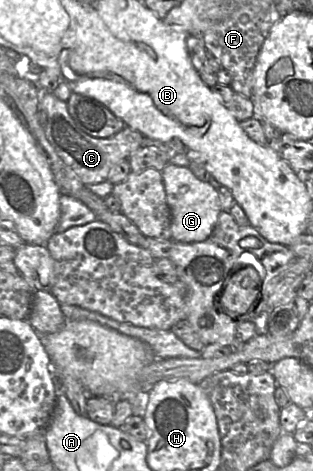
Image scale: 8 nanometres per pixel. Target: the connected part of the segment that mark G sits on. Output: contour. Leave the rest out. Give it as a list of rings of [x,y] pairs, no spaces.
[[[168,163],[161,172],[171,211],[171,240],[183,243],[205,241],[211,235],[221,212],[218,190],[197,178],[189,167]]]

